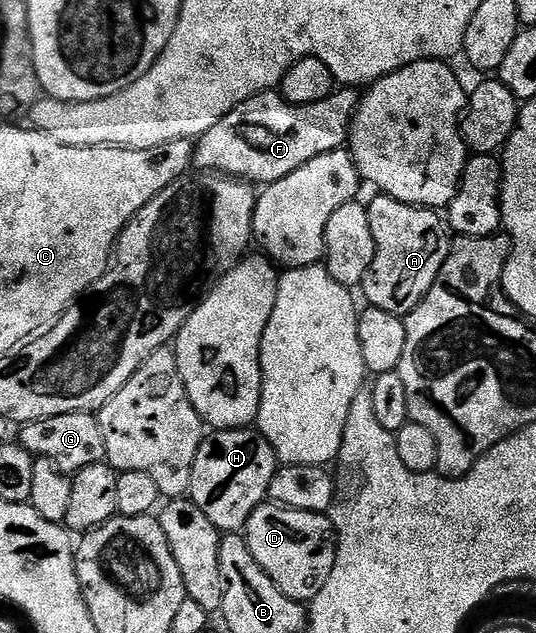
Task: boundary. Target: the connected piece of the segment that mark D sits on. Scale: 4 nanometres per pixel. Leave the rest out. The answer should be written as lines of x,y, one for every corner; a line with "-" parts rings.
264,502
247,519
245,539
249,554
253,554
253,562
269,574
273,586
290,600
315,600
325,582
329,582
329,574
333,574
337,537
330,515

